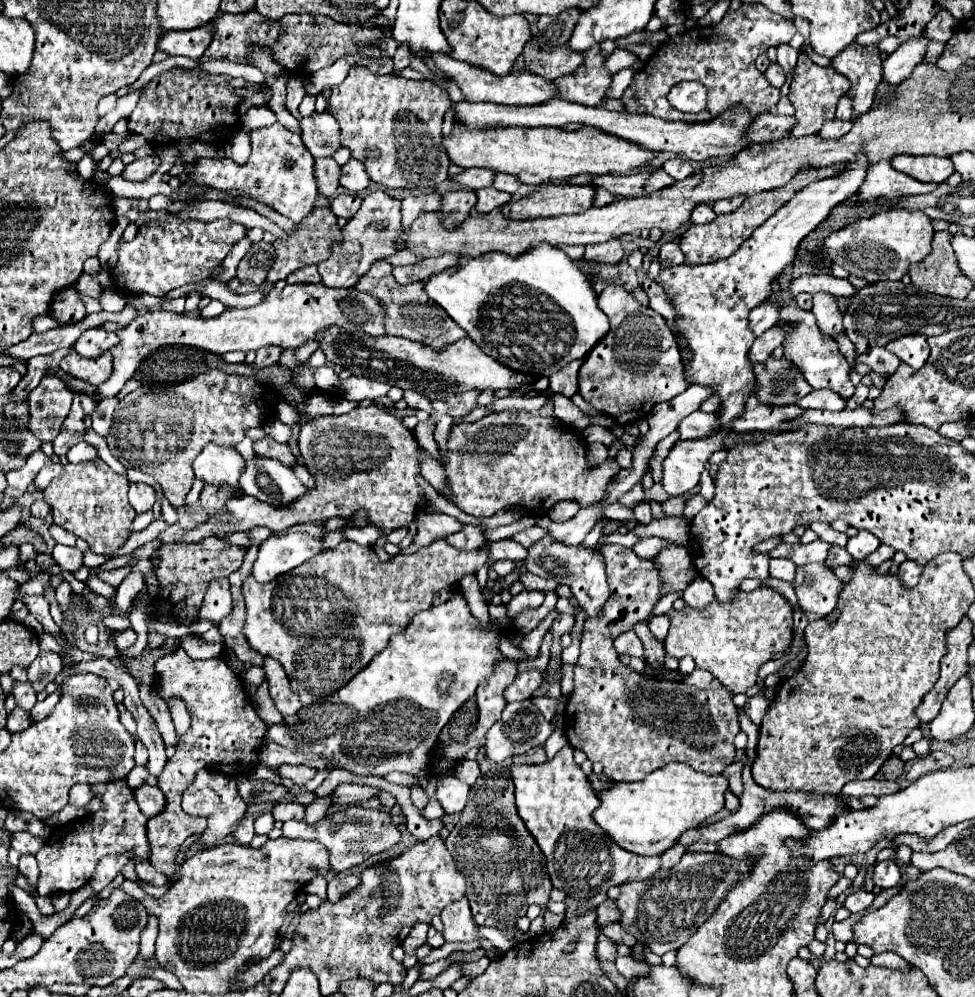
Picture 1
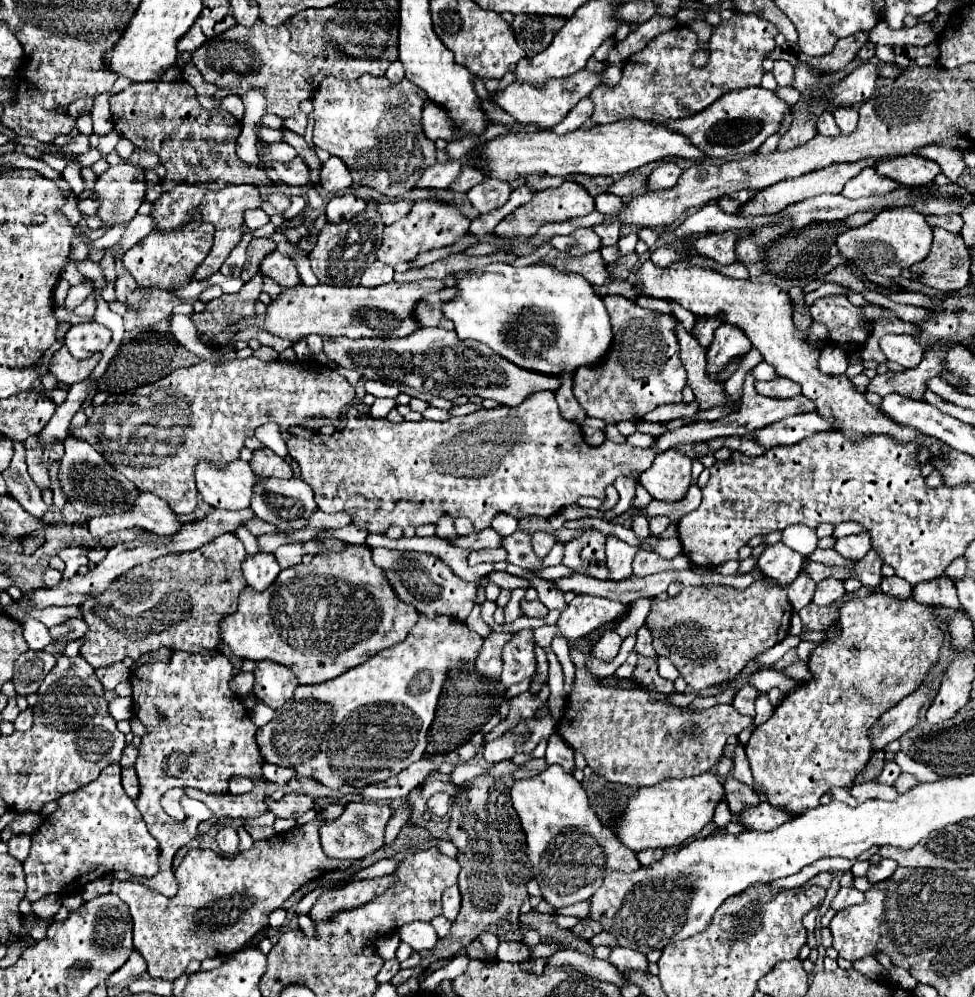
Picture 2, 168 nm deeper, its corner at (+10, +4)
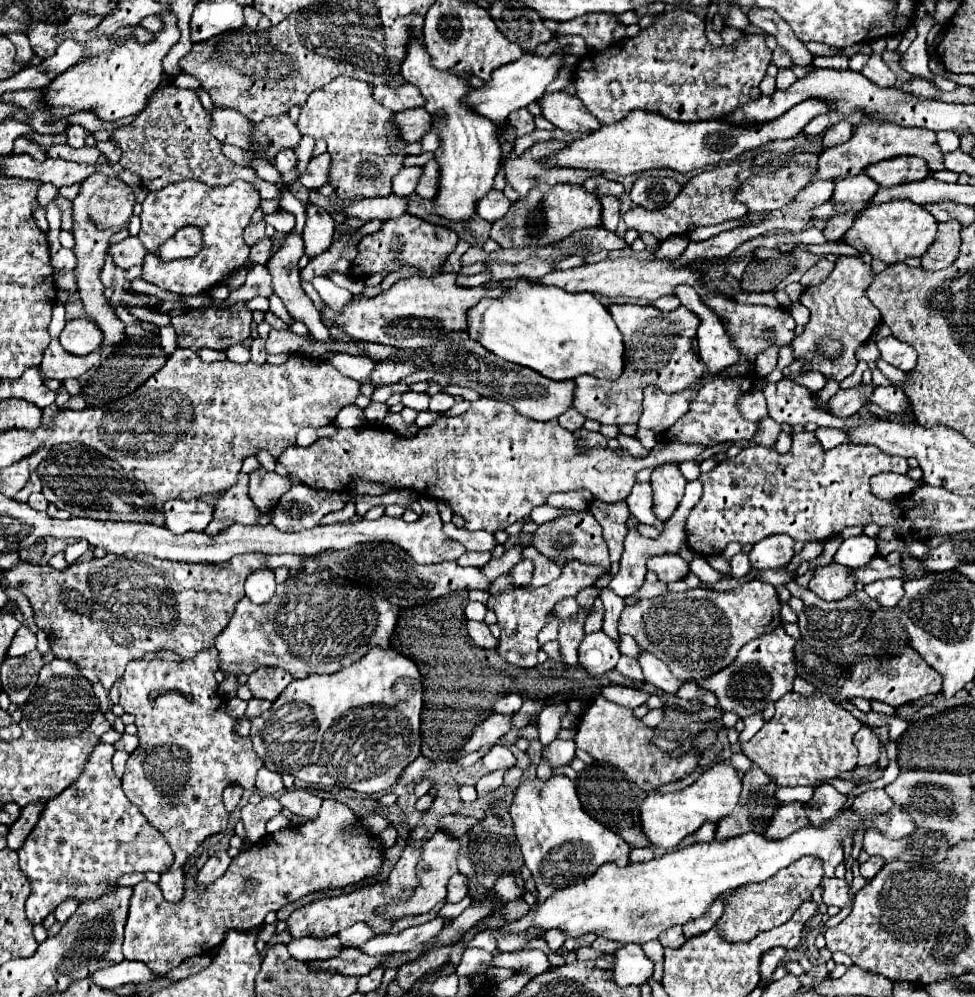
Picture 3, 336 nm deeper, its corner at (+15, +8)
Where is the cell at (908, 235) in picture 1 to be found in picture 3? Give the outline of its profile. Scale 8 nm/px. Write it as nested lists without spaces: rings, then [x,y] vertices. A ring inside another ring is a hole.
[[[889,201],[865,209],[845,233],[843,241],[855,247],[859,253],[871,253],[885,263],[899,263],[909,257],[921,257],[927,253],[937,235],[937,219],[921,205],[913,201]]]

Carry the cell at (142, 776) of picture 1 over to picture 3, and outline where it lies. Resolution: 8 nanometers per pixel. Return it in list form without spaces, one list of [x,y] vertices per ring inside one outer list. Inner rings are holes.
[[[125,733],[125,735],[115,743],[115,749],[123,749],[123,751],[127,751],[127,753],[133,753],[137,745],[139,745],[139,737]]]

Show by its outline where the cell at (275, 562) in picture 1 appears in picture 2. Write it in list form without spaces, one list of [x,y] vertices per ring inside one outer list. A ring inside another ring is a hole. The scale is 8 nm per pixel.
[[[256,553],[256,555],[246,555],[242,561],[242,573],[246,583],[256,589],[264,591],[274,583],[274,579],[280,573],[280,565],[276,561],[274,553]]]

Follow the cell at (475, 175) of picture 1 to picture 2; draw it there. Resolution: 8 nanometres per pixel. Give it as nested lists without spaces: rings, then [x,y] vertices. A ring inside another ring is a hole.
[[[460,161],[450,163],[436,163],[434,167],[428,167],[424,177],[420,177],[416,187],[430,187],[430,189],[446,189],[450,183],[458,179]]]

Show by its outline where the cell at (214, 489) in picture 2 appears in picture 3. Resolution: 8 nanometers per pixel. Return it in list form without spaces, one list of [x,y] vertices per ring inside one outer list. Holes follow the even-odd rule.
[[[245,473],[239,475],[237,485],[229,487],[223,497],[215,503],[215,519],[229,519],[241,525],[255,525],[259,523],[259,509],[253,505],[249,497],[249,477]]]

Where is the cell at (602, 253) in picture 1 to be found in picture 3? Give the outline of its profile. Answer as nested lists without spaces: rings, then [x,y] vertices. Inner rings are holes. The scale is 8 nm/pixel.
[[[605,195],[601,197],[601,205],[603,205],[603,227],[609,231],[615,231],[619,223],[619,215],[621,215],[619,199]]]

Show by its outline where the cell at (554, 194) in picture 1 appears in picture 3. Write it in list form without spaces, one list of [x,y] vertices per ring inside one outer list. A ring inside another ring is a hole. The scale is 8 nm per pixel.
[[[559,183],[553,187],[535,187],[525,199],[519,199],[511,205],[509,213],[493,223],[491,239],[497,241],[503,249],[523,249],[529,245],[547,247],[569,237],[575,231],[601,227],[601,201],[599,197],[585,193],[583,185]]]

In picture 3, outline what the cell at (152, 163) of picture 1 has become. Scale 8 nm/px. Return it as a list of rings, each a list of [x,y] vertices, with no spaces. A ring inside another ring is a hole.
[[[93,173],[81,183],[79,195],[73,199],[73,227],[71,233],[75,237],[73,253],[77,257],[75,265],[75,279],[77,279],[77,291],[83,301],[85,313],[95,321],[95,325],[103,333],[103,347],[107,345],[117,345],[125,337],[125,325],[123,321],[115,315],[111,309],[107,297],[103,295],[103,283],[99,279],[99,273],[105,263],[105,253],[109,249],[109,239],[117,231],[129,223],[133,215],[133,205],[135,205],[135,195],[129,185],[125,185],[119,177],[107,177],[101,173]]]

